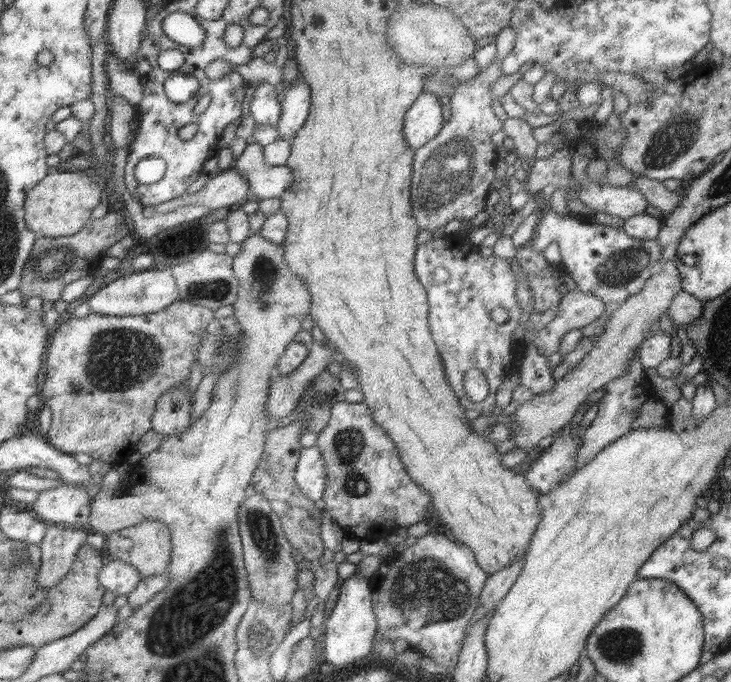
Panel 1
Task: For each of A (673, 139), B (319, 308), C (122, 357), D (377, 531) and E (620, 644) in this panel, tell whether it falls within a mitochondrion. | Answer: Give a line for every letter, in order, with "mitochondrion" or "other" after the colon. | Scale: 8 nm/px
A: mitochondrion
B: other
C: mitochondrion
D: other
E: mitochondrion

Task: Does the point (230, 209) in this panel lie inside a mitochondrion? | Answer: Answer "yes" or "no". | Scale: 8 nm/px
no

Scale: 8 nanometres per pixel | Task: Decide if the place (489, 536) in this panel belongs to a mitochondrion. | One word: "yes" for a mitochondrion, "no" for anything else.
no

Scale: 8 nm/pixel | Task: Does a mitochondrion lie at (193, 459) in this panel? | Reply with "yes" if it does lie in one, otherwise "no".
no

